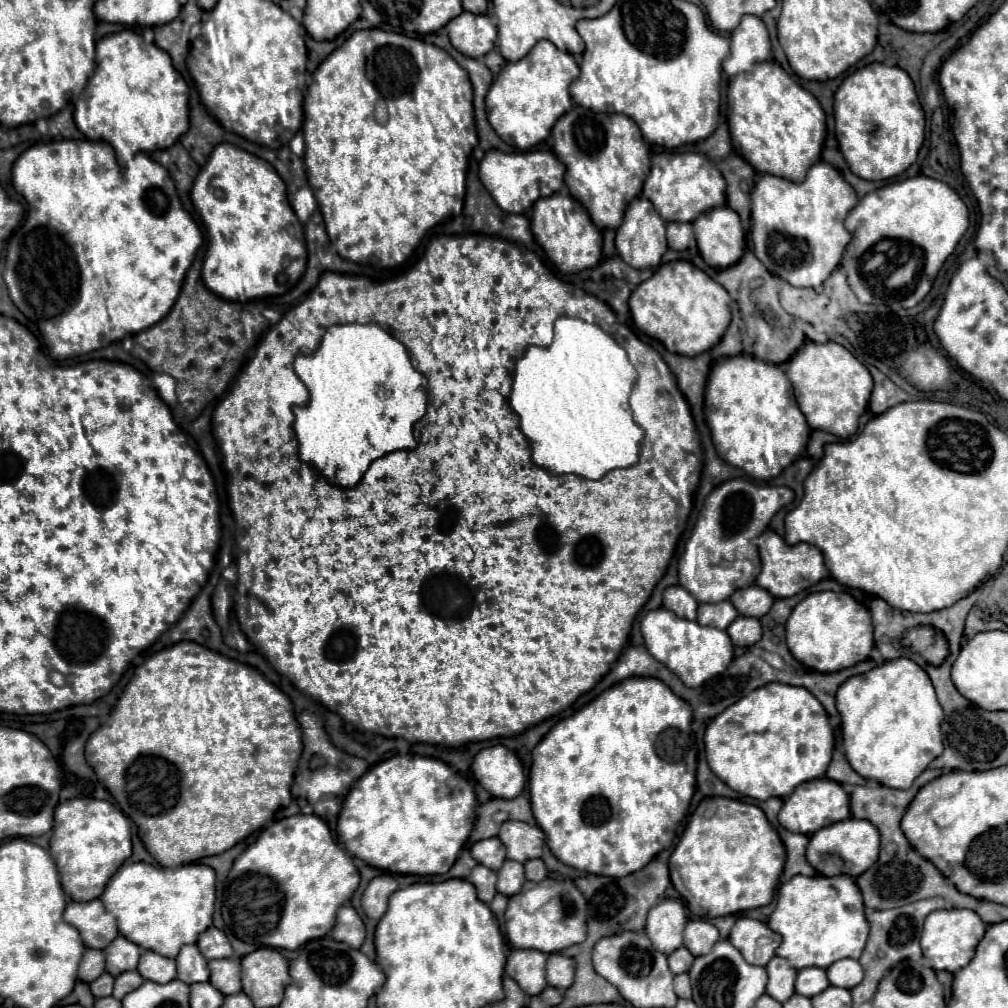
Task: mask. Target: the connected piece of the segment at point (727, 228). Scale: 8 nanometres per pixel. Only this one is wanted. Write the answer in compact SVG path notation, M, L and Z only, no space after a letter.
M718 206L706 210L692 226L700 256L708 266L728 268L744 254L744 230L740 216L732 208Z

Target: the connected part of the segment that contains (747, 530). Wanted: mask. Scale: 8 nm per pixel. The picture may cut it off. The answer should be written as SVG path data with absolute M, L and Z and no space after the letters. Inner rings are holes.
M732 478L716 486L704 500L694 532L678 560L680 586L684 586L684 590L696 598L696 602L728 600L728 596L734 592L734 580L730 568L722 568L720 562L746 558L754 564L754 574L758 574L760 556L754 540L768 528L772 516L792 500L794 492L786 486L760 486L744 478Z

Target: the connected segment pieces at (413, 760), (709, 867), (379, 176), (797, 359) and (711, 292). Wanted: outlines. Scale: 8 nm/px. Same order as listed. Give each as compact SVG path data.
M420 754L392 756L372 766L352 786L338 816L336 836L350 856L360 858L374 868L388 870L392 874L446 874L472 832L472 816L476 818L474 810L476 794L472 784L456 770L452 770L446 762Z
M704 798L670 856L669 872L692 914L718 918L770 904L784 862L784 844L758 806L730 798Z
M380 28L372 30L358 30L354 32L340 48L336 48L314 72L314 82L308 86L304 98L304 142L306 154L304 164L308 172L308 184L316 196L318 208L324 216L326 232L338 254L346 260L360 262L370 256L376 256L384 266L394 268L404 264L414 248L420 244L424 234L448 218L460 215L466 196L466 173L469 158L473 149L478 144L478 134L474 128L473 89L468 78L468 72L442 48L428 44L418 38L410 38L406 34L386 32Z
M806 342L786 364L784 370L794 386L794 396L810 428L848 438L858 430L858 418L872 394L872 376L842 344Z
M676 260L662 264L652 278L632 292L630 312L634 324L644 334L660 340L668 352L694 358L716 346L724 336L730 324L730 296L692 262Z

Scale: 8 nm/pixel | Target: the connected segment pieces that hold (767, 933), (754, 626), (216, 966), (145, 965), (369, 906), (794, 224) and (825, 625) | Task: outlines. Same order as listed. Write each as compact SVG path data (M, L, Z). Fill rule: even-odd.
M746 916L736 920L728 940L744 954L746 962L758 966L766 966L780 946L780 934L772 932L764 922Z
M738 616L730 626L728 626L728 636L736 646L752 646L762 638L762 626L758 618L744 618Z
M224 958L224 960L210 960L210 982L220 990L224 996L238 994L242 990L240 986L240 962L236 958Z
M144 952L138 962L138 974L144 980L164 984L176 980L176 962L172 958L160 956L156 952Z
M390 874L376 876L362 894L362 908L368 918L380 920L388 908L388 898L398 890L398 882Z
M816 162L808 170L808 174L802 182L792 182L792 180L786 180L780 176L762 174L751 192L751 200L751 226L749 231L752 244L754 244L754 252L760 254L760 258L762 258L760 262L770 272L776 270L776 274L780 274L780 278L788 280L792 286L798 286L798 288L820 286L836 270L836 266L840 264L840 258L844 254L844 248L852 240L852 234L848 234L848 230L844 230L844 218L852 210L852 206L856 206L856 202L858 202L854 188L840 176L840 172L832 164ZM768 226L776 226L776 230L780 230L780 234L774 234L772 238L768 238L768 240L772 240L772 246L774 246L774 250L770 252L772 256L768 254L768 242L764 242L764 234L768 234ZM766 258L784 260L784 262L790 262L790 266L780 266L784 262L766 260Z
M814 592L798 602L786 622L786 644L796 660L816 672L838 672L868 658L872 638L872 616L846 592Z

